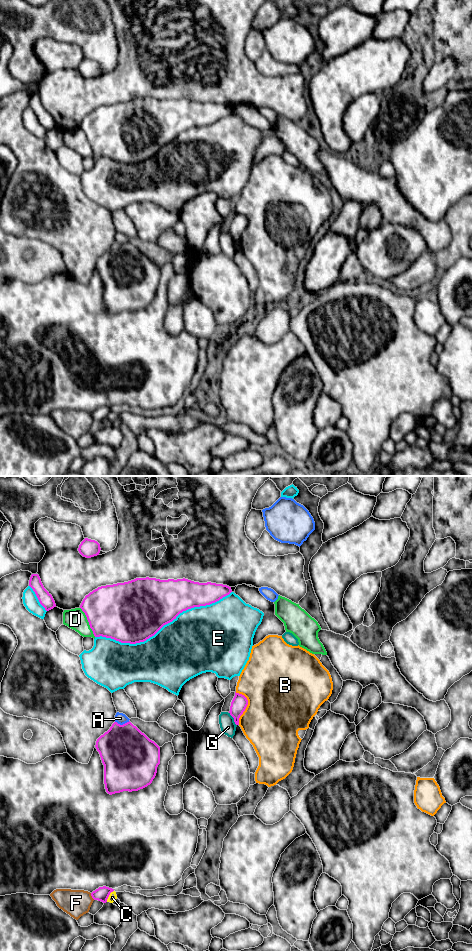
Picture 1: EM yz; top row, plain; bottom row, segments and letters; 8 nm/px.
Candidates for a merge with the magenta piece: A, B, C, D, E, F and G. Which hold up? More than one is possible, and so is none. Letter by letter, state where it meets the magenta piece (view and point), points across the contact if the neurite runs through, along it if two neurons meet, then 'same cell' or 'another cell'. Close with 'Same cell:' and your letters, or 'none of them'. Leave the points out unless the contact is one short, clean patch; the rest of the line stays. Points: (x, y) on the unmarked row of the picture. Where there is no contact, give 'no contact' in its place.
A: yz (123, 244) | another cell
B: yz (246, 226) | another cell
C: yz (108, 416) | another cell
D: yz (88, 141) | another cell
E: yz (163, 145) | another cell
F: yz (91, 415) | another cell
G: yz (234, 239) | another cell
Same cell: none of them

